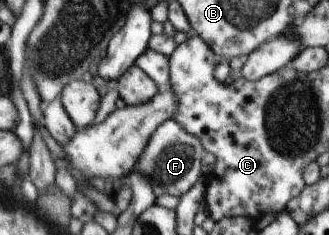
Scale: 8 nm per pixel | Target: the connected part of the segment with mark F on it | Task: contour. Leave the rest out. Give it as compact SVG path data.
M171 119L165 121L151 135L147 147L140 154L139 161L136 162L136 171L139 172L149 184L154 196L170 195L179 197L185 194L197 181L199 181L199 167L201 167L201 157L205 153L200 139L190 134L181 123Z

